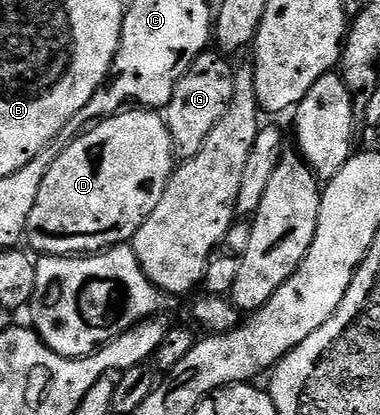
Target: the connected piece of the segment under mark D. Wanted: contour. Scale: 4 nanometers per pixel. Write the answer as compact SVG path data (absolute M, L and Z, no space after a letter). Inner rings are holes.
M129 106L115 113L114 116L107 116L103 120L96 121L92 126L86 127L80 136L76 136L57 155L51 170L47 170L47 178L43 178L43 186L39 186L39 198L35 198L35 207L31 209L31 218L25 227L27 244L28 240L30 244L28 247L41 256L76 256L78 254L96 254L115 244L129 244L133 235L139 230L139 226L143 226L143 222L147 222L151 210L155 210L155 206L159 206L159 198L163 198L163 190L169 184L169 179L173 177L174 167L175 157L171 134L165 125L165 117L160 111L140 106Z

